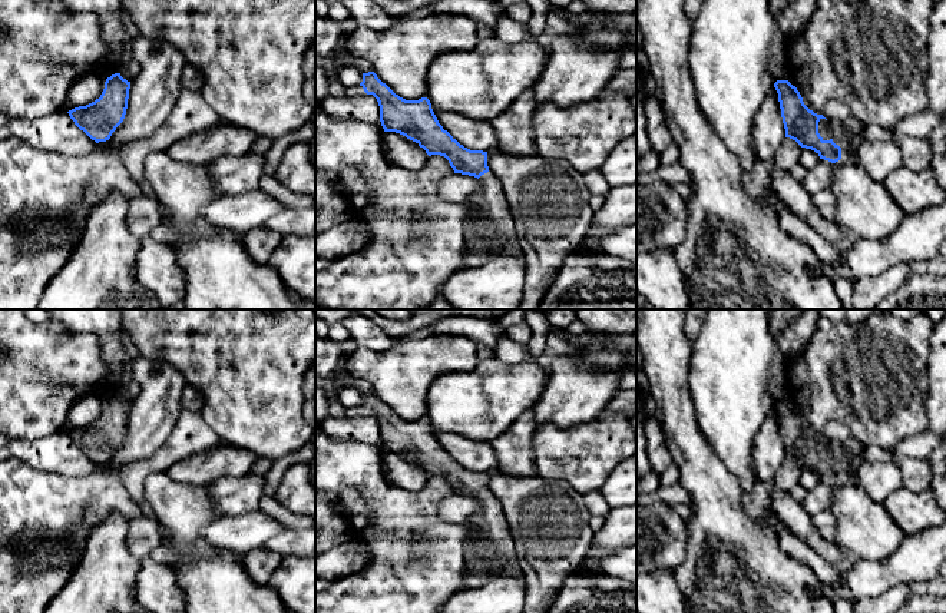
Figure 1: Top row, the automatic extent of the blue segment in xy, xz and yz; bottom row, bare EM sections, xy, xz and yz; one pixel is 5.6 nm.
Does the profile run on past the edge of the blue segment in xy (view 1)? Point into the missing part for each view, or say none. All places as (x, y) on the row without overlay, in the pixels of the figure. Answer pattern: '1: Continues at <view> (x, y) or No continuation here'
1: No continuation here

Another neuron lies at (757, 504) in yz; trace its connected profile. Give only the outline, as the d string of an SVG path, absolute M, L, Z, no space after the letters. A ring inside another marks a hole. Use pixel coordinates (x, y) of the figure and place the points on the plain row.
M785 458L773 483L758 483L752 494L742 494L745 511L754 518L764 516L771 510L773 493L775 490L788 493L796 484L800 483L801 470L803 468L796 461Z

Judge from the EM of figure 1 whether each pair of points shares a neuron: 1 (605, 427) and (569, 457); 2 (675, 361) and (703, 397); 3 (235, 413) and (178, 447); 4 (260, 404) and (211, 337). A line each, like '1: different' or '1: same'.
1: same
2: different
3: different
4: same

